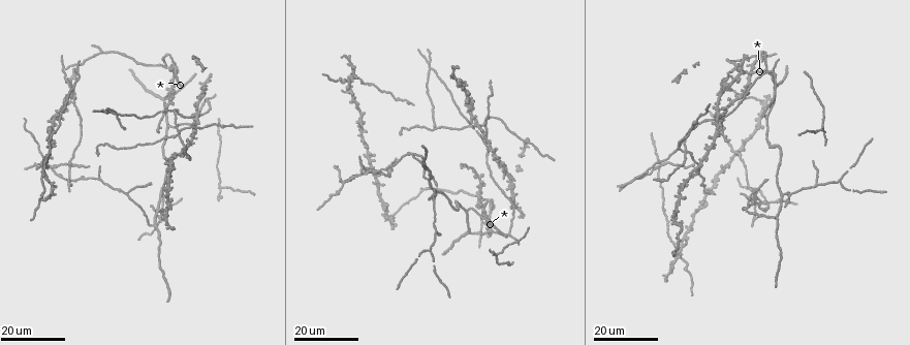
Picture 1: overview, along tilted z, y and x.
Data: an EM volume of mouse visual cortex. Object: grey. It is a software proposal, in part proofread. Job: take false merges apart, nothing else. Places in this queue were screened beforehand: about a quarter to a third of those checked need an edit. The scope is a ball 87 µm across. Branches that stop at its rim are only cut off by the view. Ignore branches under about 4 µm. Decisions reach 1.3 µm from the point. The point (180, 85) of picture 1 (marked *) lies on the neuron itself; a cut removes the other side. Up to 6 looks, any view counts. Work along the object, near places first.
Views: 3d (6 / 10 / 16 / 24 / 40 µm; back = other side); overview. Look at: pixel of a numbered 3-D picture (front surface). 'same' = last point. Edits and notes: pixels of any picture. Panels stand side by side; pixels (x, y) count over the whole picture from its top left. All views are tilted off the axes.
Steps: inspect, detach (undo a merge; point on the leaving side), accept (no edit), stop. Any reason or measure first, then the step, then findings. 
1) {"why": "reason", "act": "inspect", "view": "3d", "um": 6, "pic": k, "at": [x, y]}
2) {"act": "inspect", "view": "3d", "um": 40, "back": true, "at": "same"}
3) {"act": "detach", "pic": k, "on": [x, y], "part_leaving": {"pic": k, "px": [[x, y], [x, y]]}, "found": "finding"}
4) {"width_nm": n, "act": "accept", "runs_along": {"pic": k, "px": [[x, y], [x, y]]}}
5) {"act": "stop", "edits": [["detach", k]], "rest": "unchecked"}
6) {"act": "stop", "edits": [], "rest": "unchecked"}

{"why": "arms part here", "act": "inspect", "view": "3d", "um": 24, "pic": 1, "at": [744, 208]}

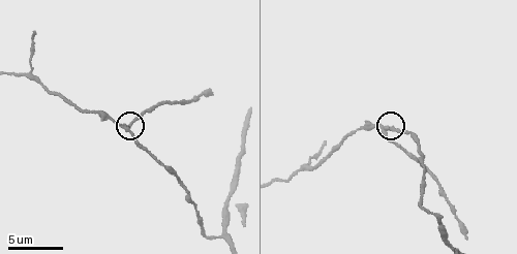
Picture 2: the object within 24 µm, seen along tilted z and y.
{"act": "inspect", "view": "3d", "um": 10, "pic": 2, "at": [121, 127]}

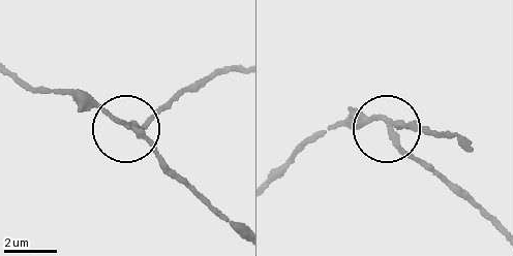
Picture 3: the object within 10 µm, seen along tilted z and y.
{"act": "inspect", "view": "3d", "um": 10, "back": true, "pic": 3, "at": [393, 133]}

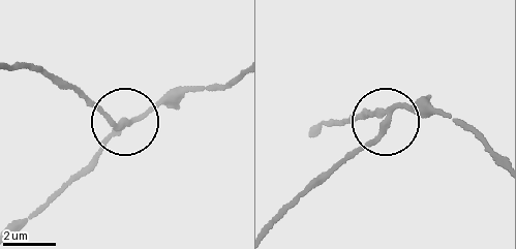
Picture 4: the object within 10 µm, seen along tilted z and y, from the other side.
{"side_arm_um": 14, "arms": 3, "act": "detach", "pic": 4, "on": [100, 106], "found": "two neurons meet here"}

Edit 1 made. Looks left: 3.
{"why": "thin arm on a thick one", "act": "inspect", "view": "3d", "um": 10, "pic": 2, "at": [298, 169]}

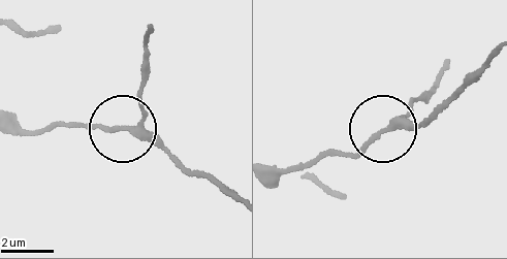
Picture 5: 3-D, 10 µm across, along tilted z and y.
{"act": "inspect", "view": "3d", "um": 10, "back": true, "pic": 5, "at": [126, 130]}

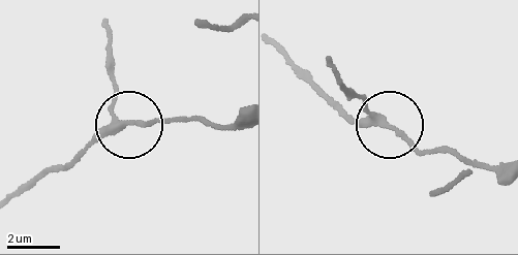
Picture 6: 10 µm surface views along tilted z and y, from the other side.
{"act": "accept", "runs_along": {"pic": 6, "px": [[19, 193], [126, 124], [199, 116]]}, "found": "all the same neuron"}

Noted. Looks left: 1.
{"act": "stop", "edits": [["detach", 4]], "rest": "unchecked"}

